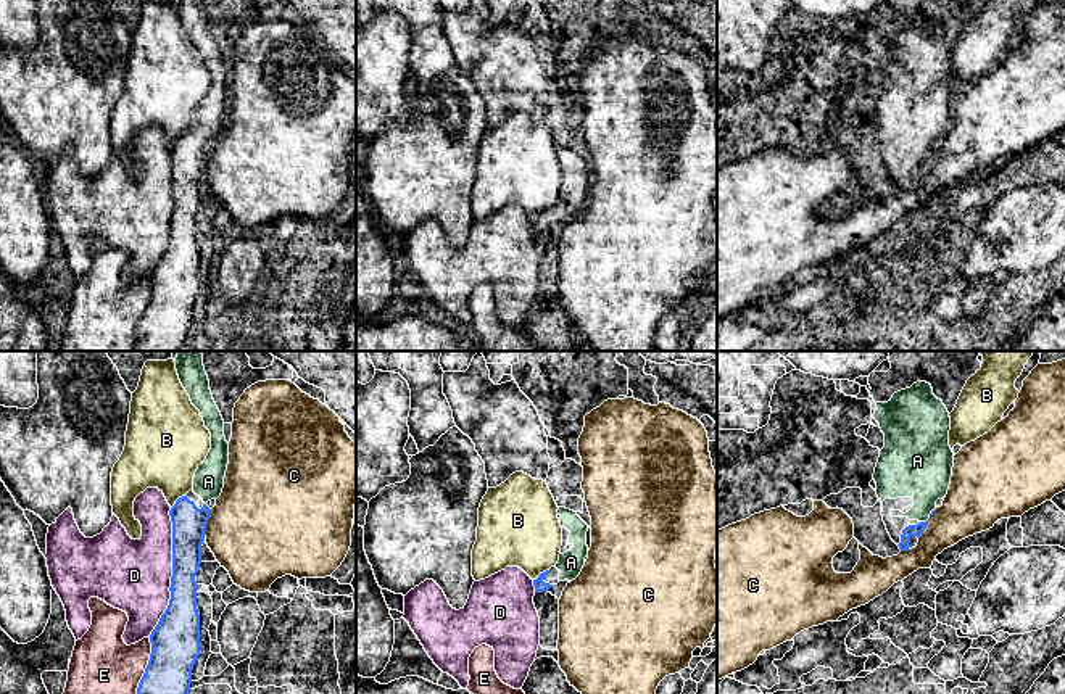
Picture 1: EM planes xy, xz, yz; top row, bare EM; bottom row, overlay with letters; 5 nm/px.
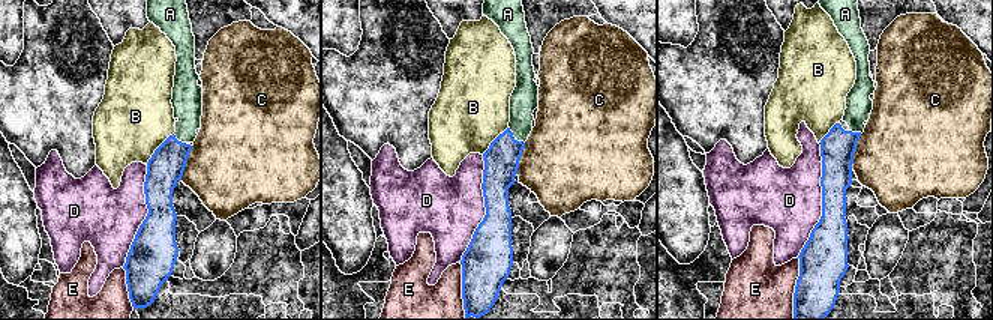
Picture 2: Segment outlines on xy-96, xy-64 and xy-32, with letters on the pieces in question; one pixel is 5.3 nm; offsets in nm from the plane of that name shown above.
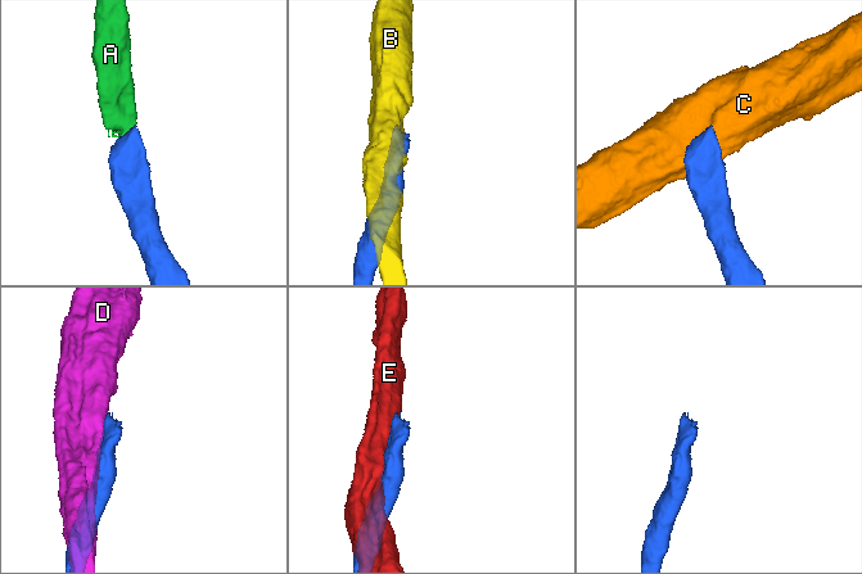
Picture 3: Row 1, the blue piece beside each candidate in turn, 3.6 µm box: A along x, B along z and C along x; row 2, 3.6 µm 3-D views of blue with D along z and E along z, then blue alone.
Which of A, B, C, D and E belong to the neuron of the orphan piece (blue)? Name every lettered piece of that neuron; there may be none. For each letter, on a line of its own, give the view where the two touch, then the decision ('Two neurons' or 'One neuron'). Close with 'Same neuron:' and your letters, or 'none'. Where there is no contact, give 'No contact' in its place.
A: Touches blue in yz. One neuron
B: Touches blue in xy. Two neurons
C: Touches blue in xy. Two neurons
D: Touches blue in xy. Two neurons
E: Touches blue in xy. Two neurons
Same neuron: A

